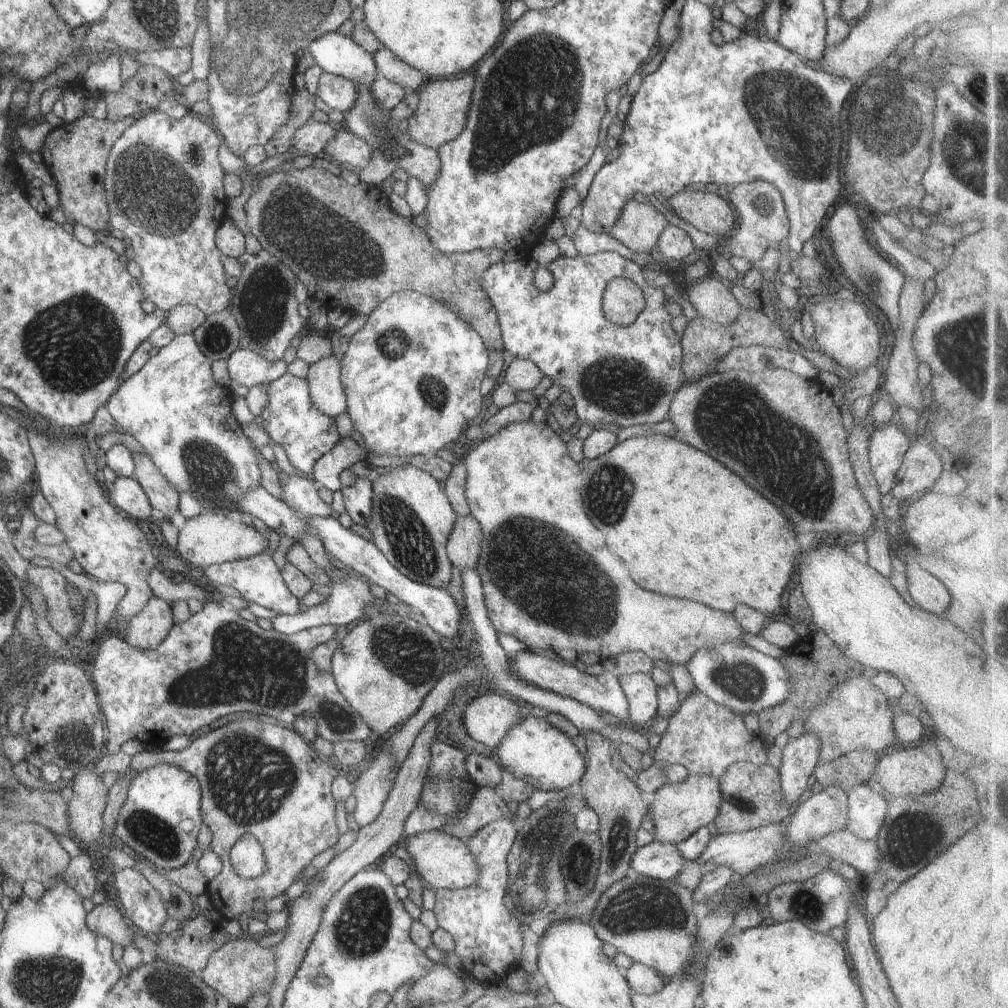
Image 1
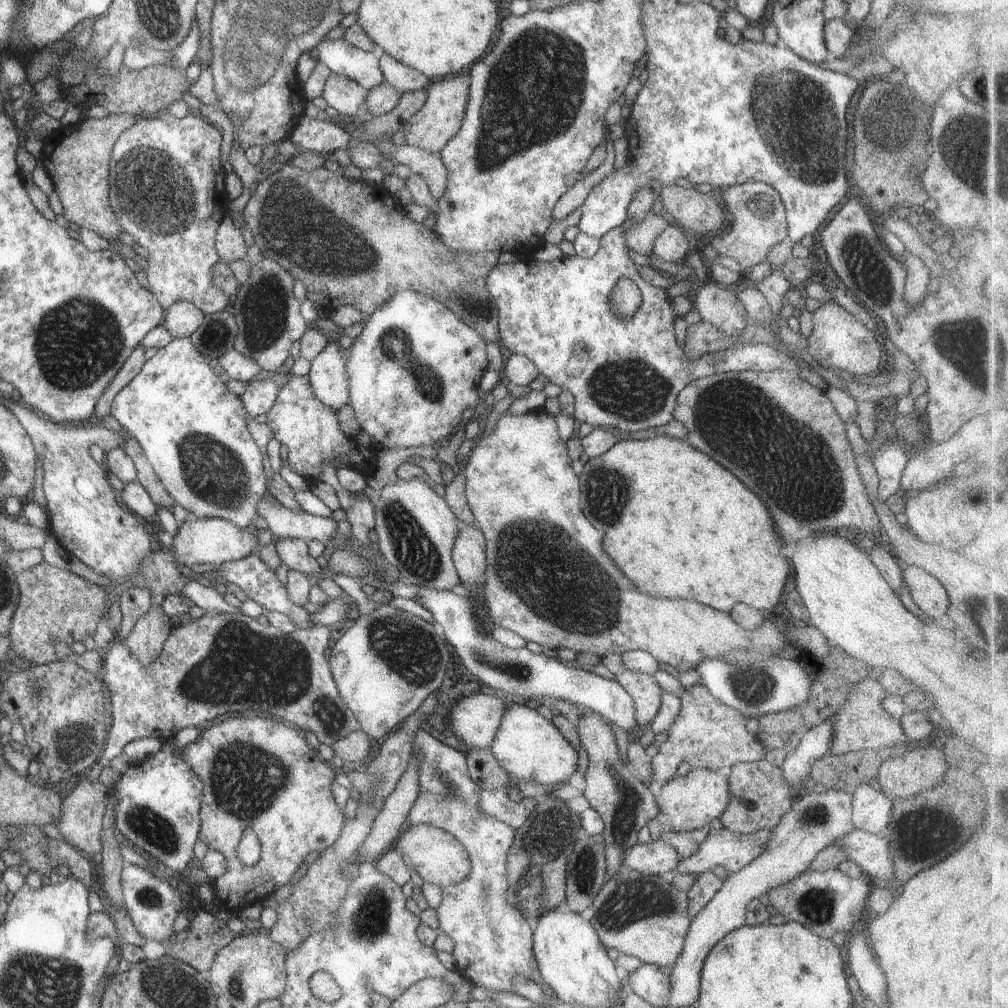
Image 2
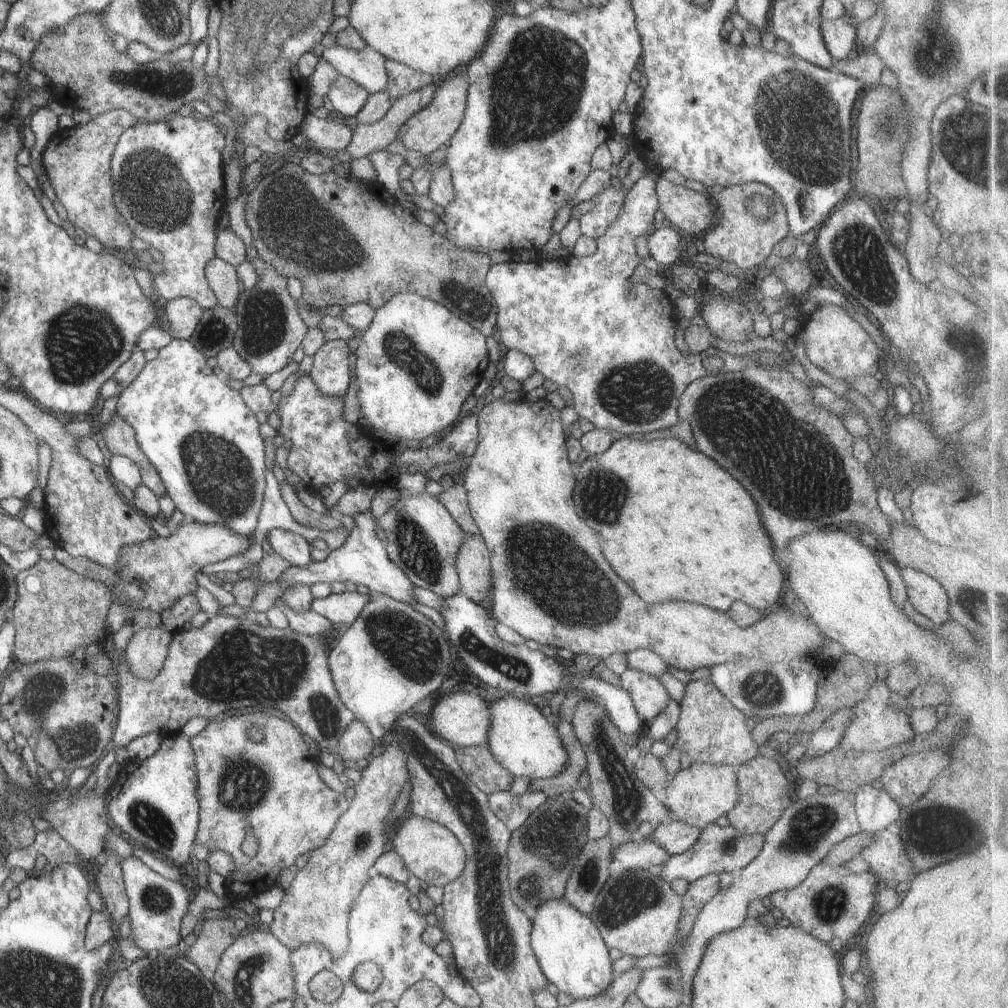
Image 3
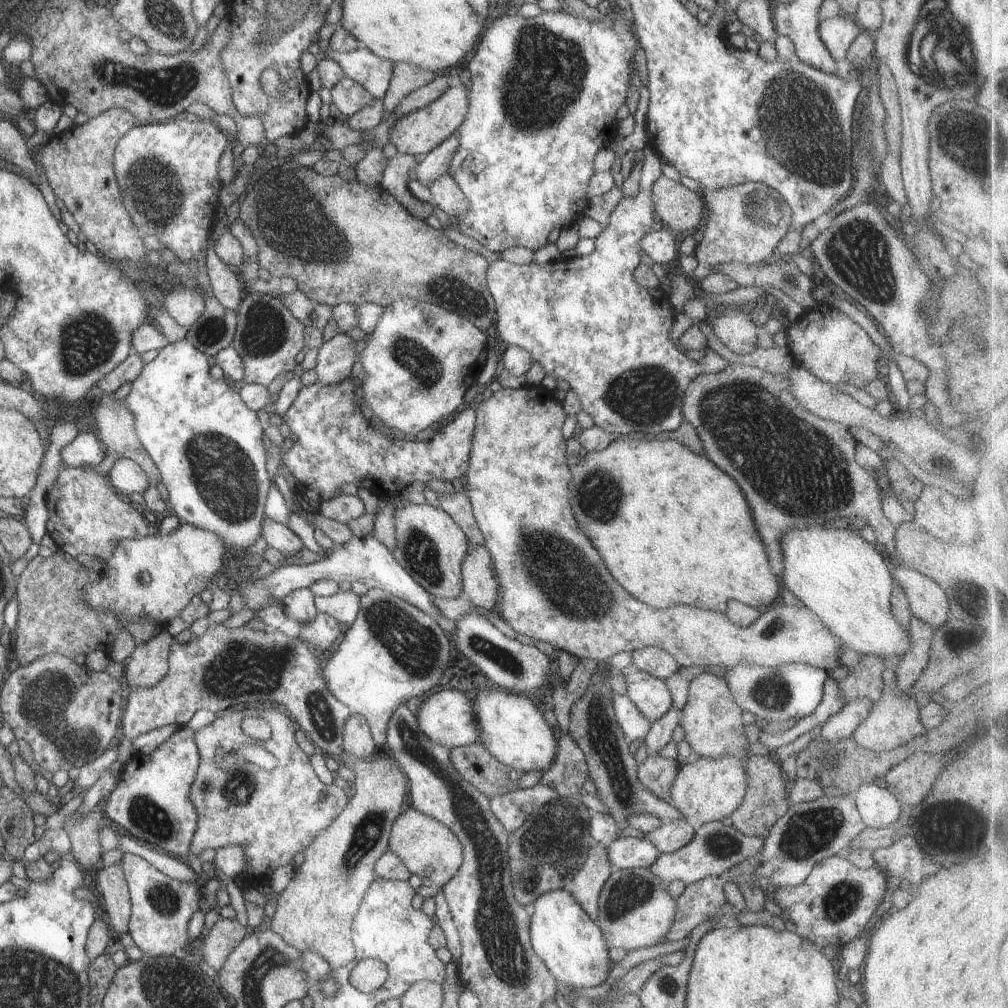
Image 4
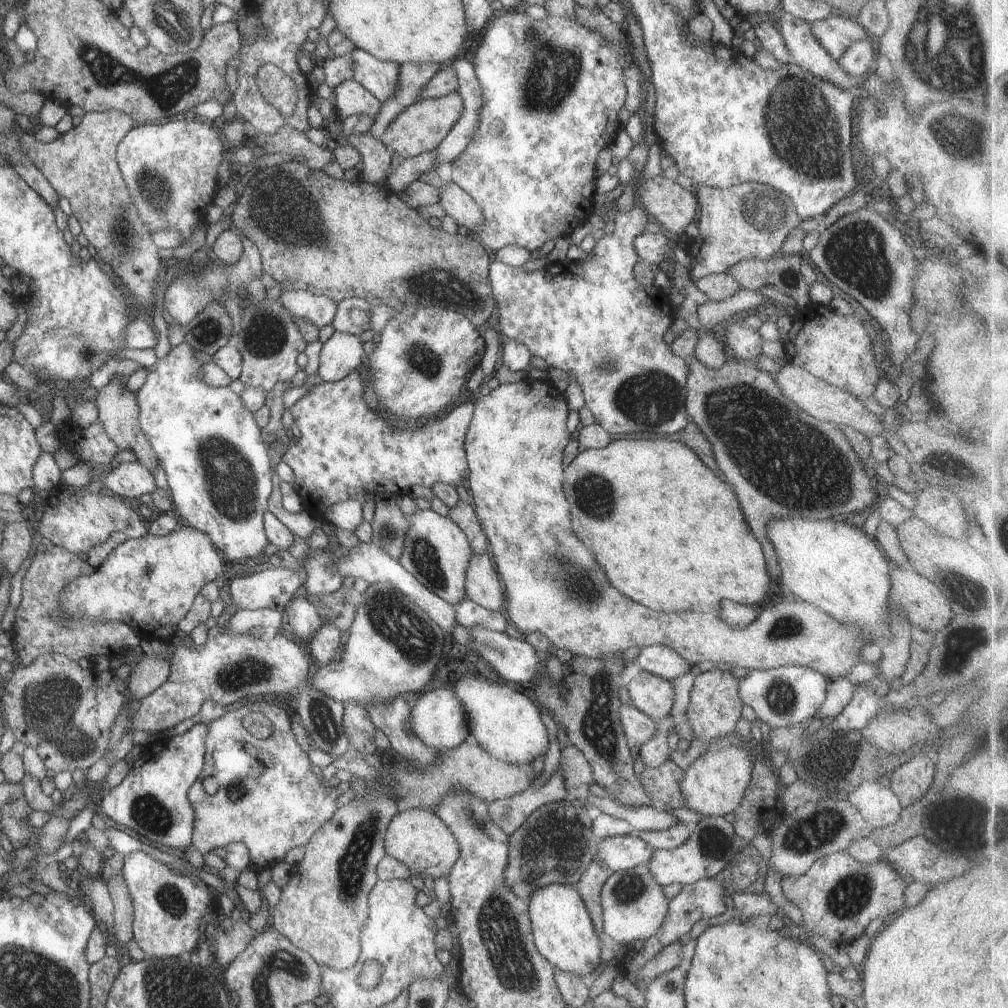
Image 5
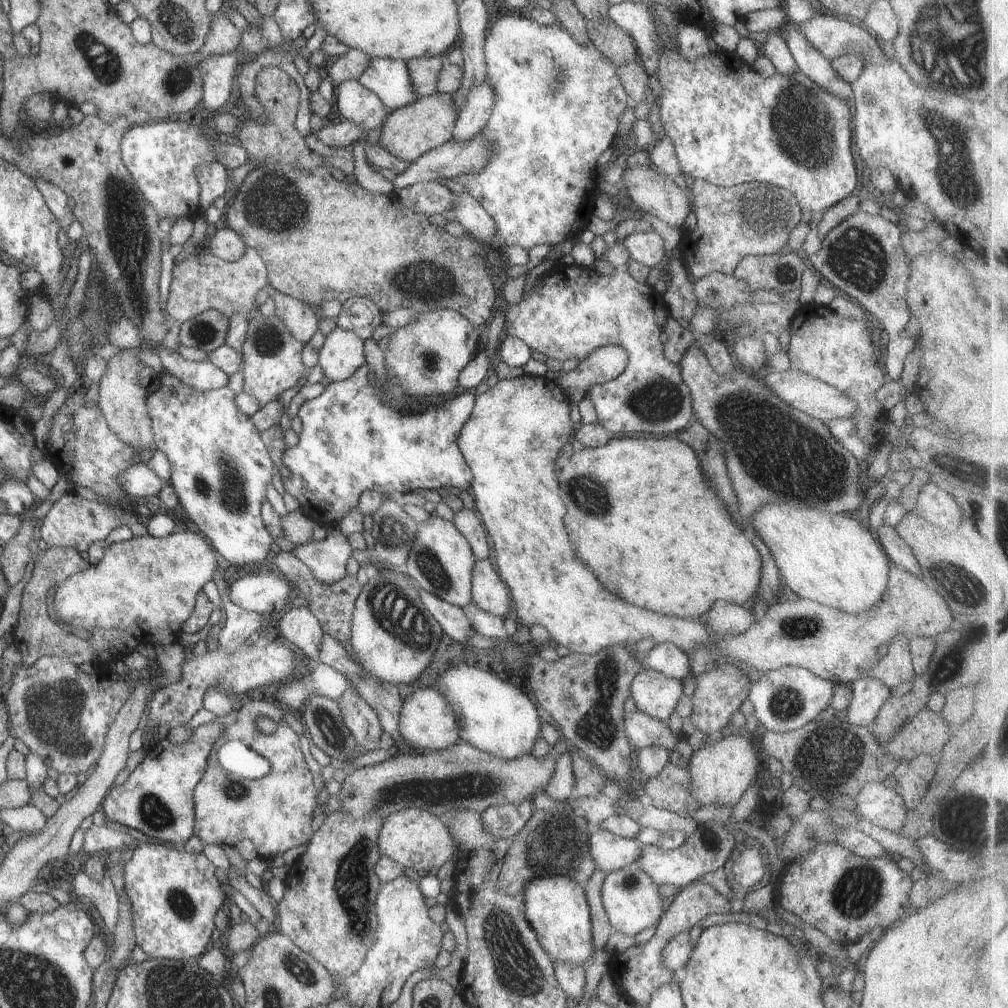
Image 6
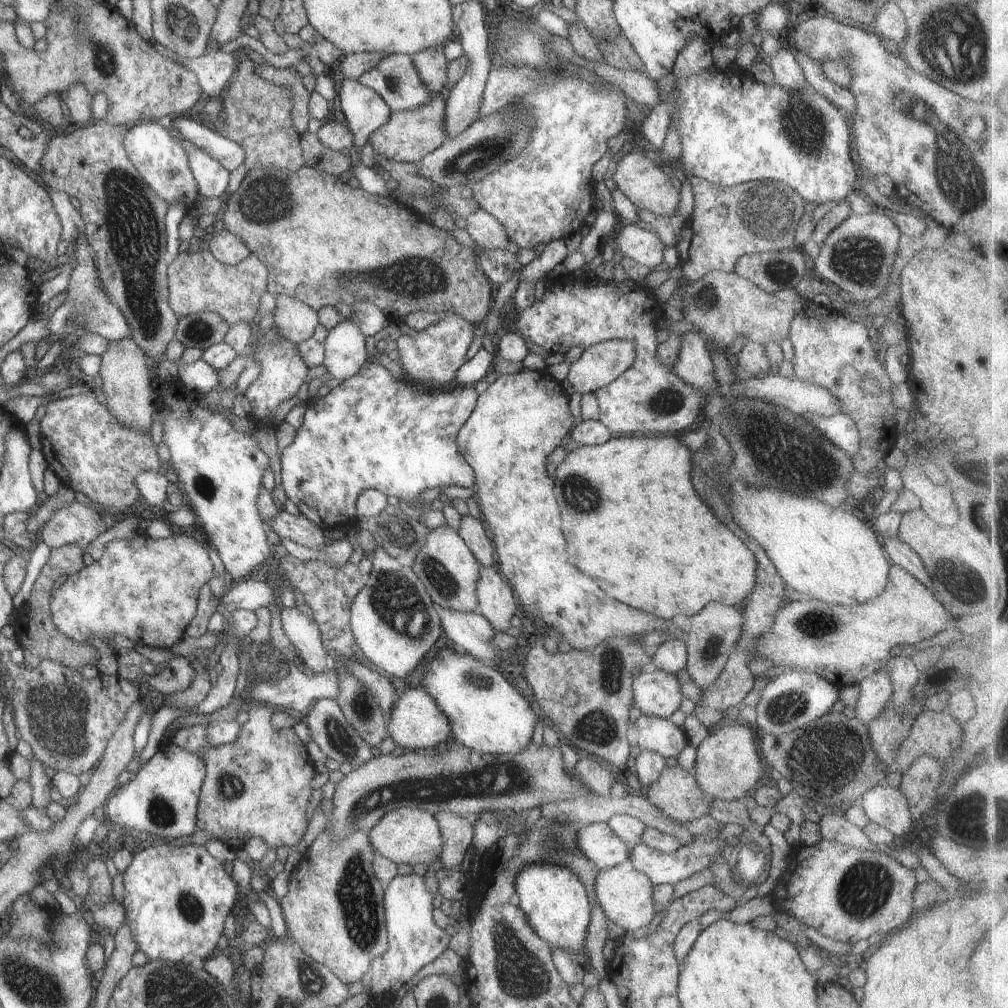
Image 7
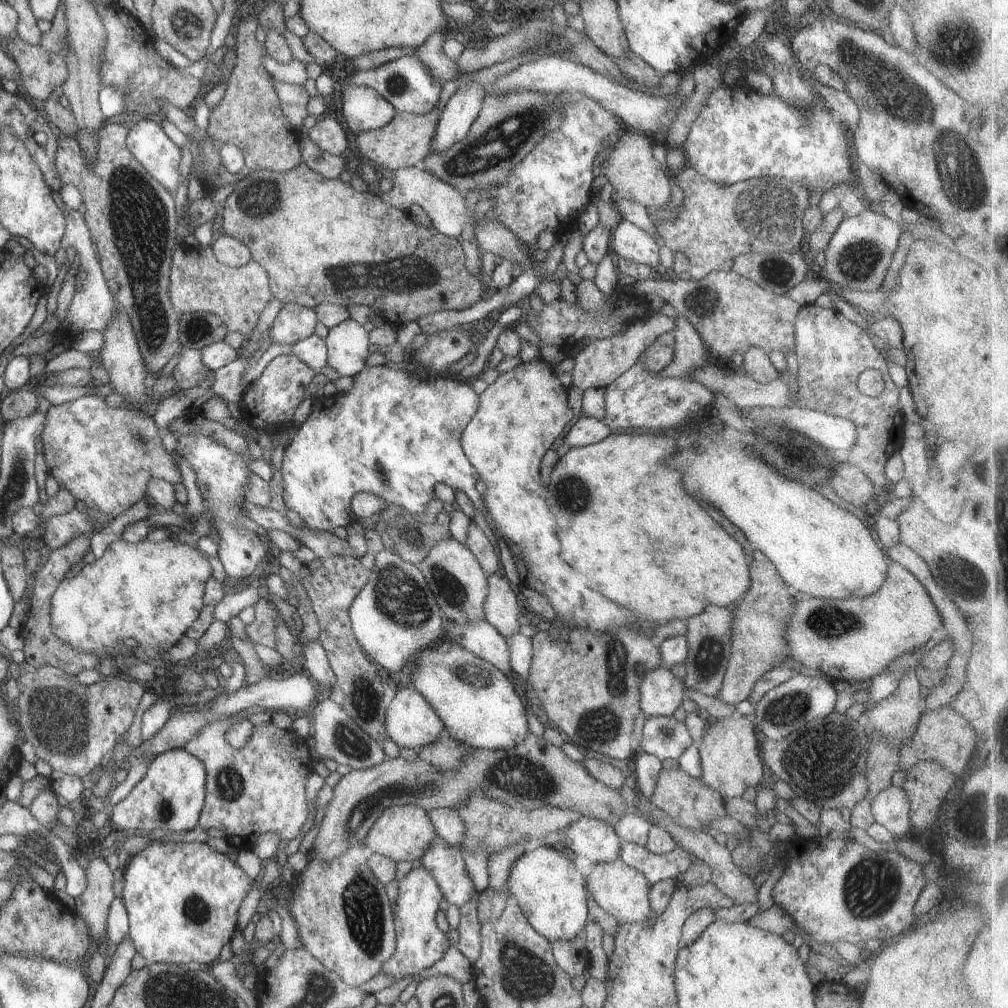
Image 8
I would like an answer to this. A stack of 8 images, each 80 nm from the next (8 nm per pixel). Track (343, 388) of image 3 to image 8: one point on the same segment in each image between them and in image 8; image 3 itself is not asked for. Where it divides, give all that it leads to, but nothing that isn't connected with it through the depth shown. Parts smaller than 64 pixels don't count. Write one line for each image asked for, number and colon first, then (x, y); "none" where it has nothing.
4: (336, 356)
5: (342, 353)
6: (342, 353)
7: (345, 350)
8: (347, 343)

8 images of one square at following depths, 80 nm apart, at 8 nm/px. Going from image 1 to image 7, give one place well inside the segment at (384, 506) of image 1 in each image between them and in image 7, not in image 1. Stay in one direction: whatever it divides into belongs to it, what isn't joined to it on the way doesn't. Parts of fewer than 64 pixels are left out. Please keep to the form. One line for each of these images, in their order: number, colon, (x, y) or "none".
2: (416, 529)
3: (423, 539)
4: (431, 546)
5: (436, 552)
6: (441, 562)
7: (445, 565)

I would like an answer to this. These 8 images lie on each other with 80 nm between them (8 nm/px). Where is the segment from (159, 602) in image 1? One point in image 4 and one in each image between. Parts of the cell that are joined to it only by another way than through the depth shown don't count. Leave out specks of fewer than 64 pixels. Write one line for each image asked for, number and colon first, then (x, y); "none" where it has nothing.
2: (145, 642)
3: (145, 655)
4: (149, 663)

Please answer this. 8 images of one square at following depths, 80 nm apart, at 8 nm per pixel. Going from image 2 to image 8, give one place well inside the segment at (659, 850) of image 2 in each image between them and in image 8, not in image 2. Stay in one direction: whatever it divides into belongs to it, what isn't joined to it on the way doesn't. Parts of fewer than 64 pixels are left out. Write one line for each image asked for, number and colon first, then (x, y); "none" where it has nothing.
3: (644, 854)
4: (628, 852)
5: (618, 853)
6: (610, 852)
7: (597, 841)
8: (593, 839)

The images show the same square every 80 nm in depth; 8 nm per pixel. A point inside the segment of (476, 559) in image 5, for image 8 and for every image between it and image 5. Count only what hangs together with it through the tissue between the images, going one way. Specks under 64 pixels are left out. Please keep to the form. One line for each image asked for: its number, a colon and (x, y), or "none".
6: (489, 591)
7: (496, 602)
8: (501, 604)

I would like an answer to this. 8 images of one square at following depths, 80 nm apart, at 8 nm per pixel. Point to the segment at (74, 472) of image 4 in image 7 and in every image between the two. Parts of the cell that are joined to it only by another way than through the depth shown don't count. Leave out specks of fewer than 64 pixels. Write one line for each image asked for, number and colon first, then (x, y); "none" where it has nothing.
5: (74, 519)
6: (76, 523)
7: (75, 525)

